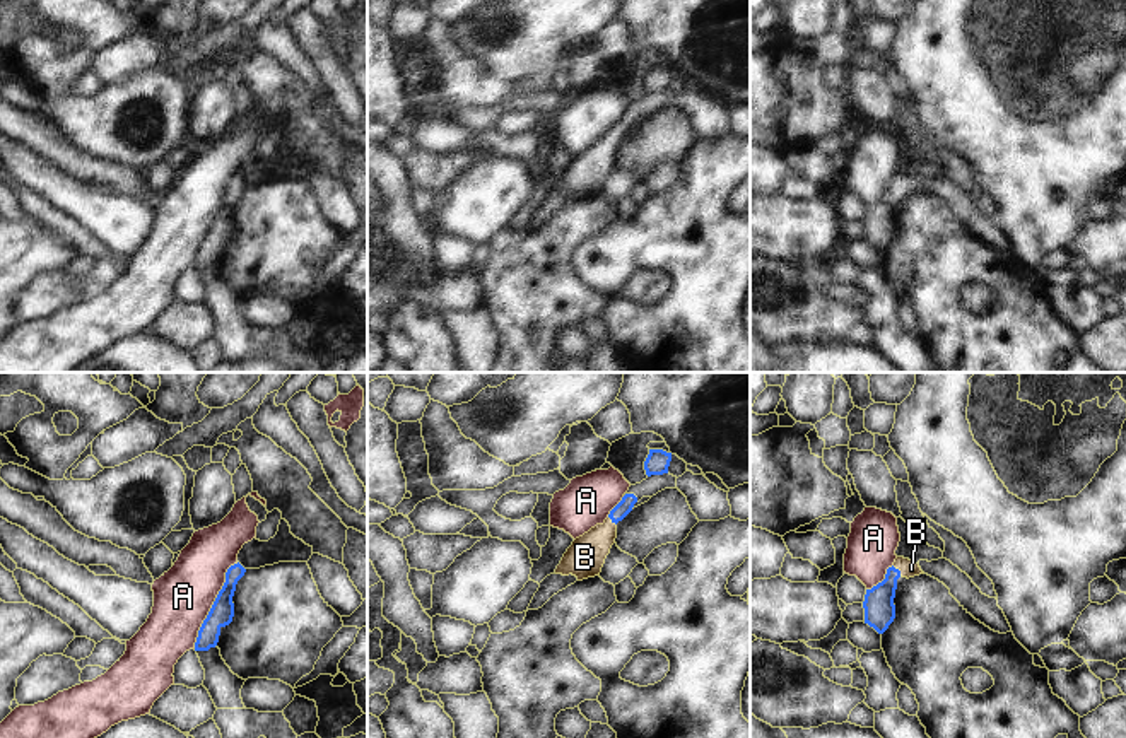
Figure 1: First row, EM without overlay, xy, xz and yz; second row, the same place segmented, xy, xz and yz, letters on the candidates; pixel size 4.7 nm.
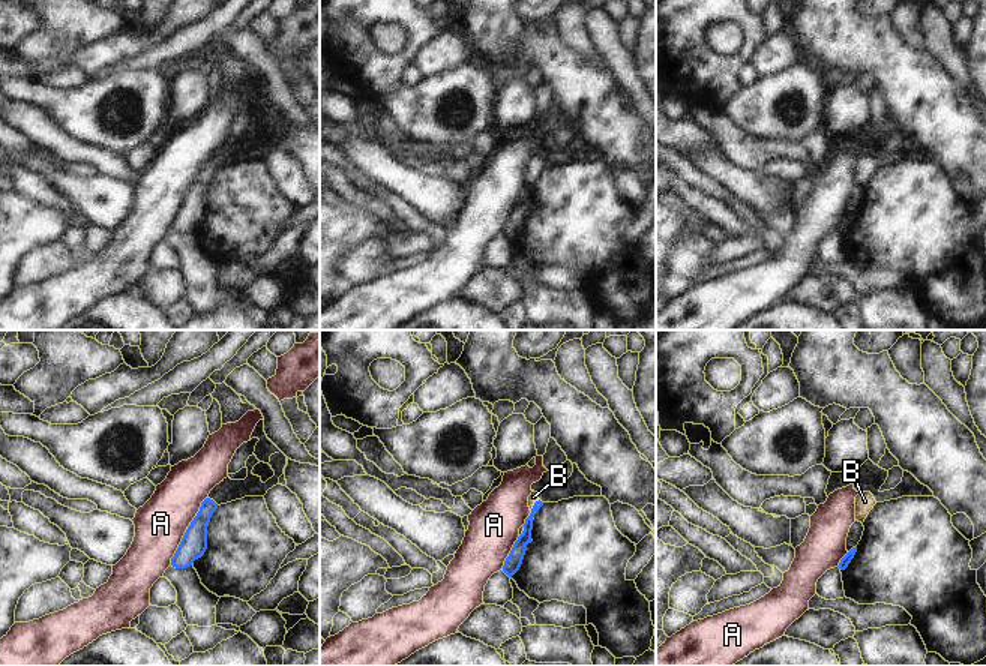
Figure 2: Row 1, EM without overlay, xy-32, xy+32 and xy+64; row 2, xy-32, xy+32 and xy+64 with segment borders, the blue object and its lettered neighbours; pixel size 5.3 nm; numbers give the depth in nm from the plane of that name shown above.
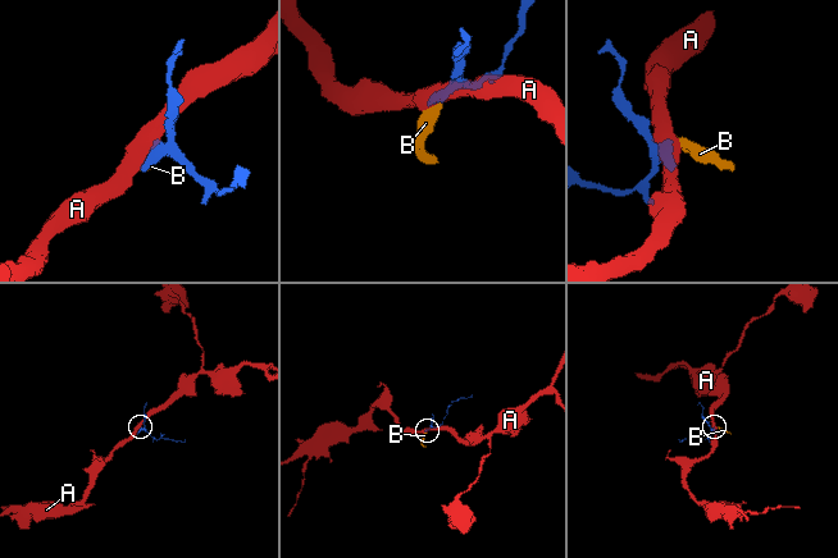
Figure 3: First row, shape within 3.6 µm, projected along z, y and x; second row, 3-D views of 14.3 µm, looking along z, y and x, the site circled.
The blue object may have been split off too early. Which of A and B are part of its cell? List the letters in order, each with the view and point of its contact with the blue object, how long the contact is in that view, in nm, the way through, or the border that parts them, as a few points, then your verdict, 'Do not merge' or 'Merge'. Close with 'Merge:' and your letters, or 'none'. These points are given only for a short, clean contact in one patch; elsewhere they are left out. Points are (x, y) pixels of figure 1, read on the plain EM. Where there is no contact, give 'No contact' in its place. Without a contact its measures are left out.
A: Touches blue at xy (214, 221). Shared border 460 nm. Boundary: xy (238, 180), (228, 187), (226, 199), (199, 248), (193, 265). Do not merge
B: Touches blue at yz (897, 187). Shared border 60 nm. Path across: yz (879, 222), (891, 193), (897, 187), (908, 185). Merge
Merge: B.

